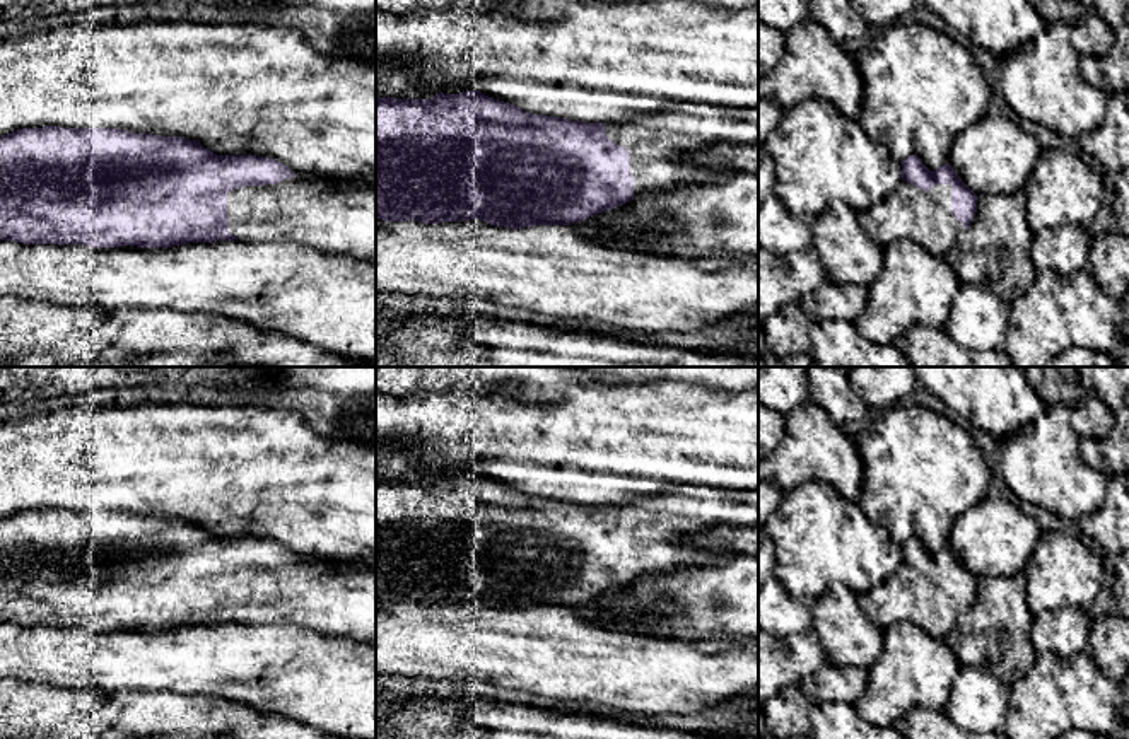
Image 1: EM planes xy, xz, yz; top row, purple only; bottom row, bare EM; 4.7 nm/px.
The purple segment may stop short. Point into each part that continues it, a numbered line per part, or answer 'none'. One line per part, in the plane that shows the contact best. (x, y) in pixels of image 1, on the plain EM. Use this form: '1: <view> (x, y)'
1: xy (340, 603)

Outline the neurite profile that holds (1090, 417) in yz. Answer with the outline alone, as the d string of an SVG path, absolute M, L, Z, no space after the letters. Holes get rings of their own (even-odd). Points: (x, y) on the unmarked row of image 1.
M1020 367L1045 404L1069 408L1071 425L1079 437L1102 440L1114 427L1115 413L1079 381L1068 381L1059 367Z

